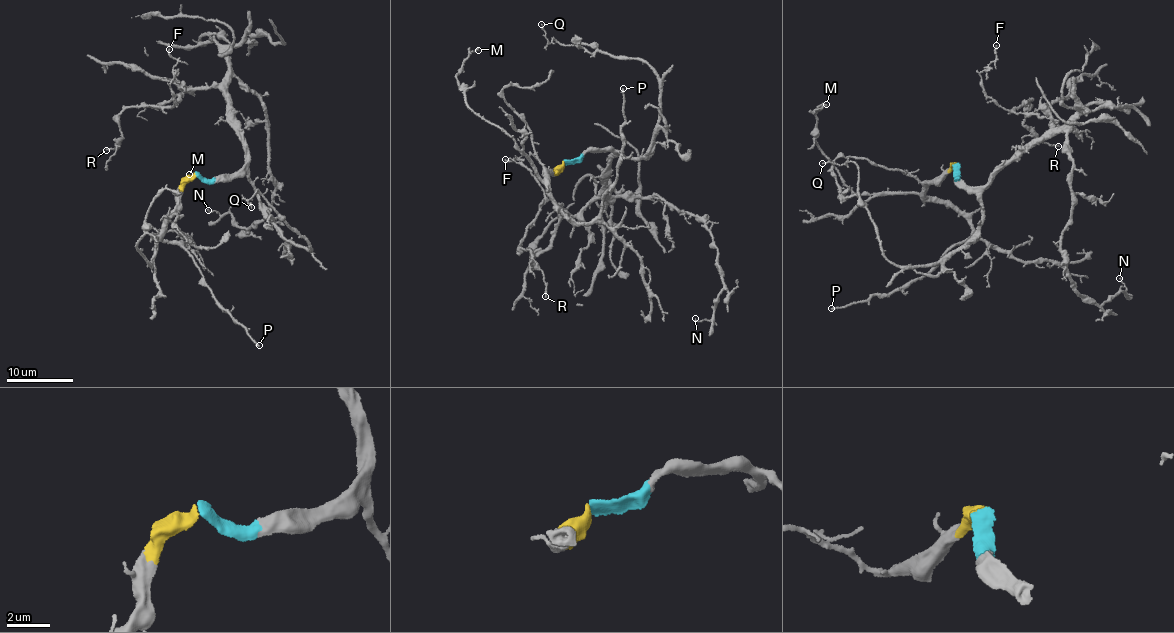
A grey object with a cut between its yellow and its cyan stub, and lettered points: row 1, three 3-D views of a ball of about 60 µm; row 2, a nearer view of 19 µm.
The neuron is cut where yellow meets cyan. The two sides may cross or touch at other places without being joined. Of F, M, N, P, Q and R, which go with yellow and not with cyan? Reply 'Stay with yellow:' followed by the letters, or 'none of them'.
Stay with yellow: M, P

